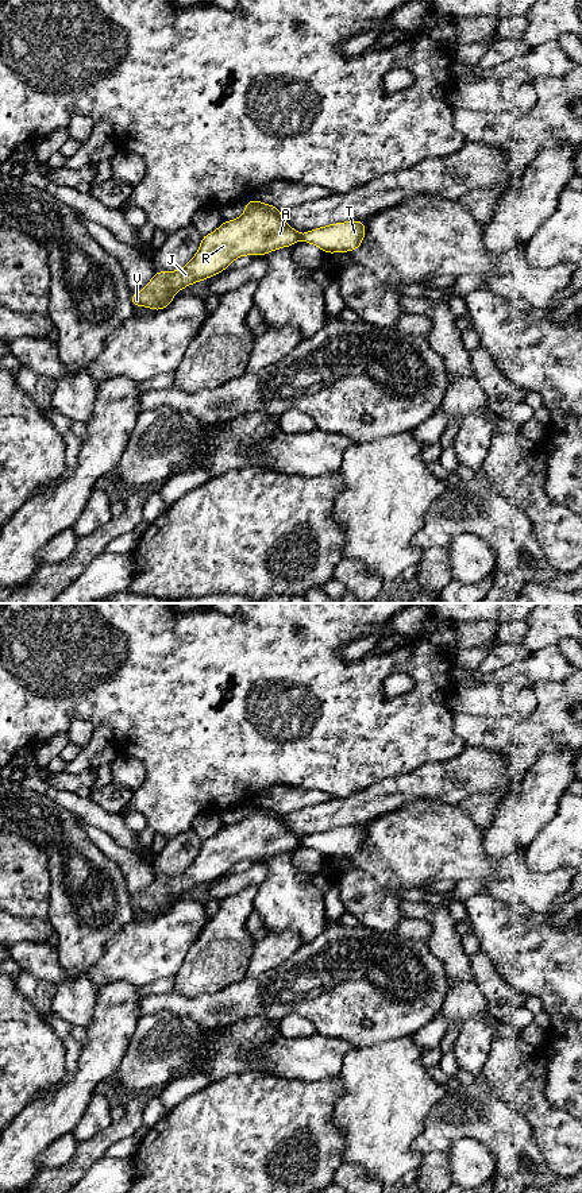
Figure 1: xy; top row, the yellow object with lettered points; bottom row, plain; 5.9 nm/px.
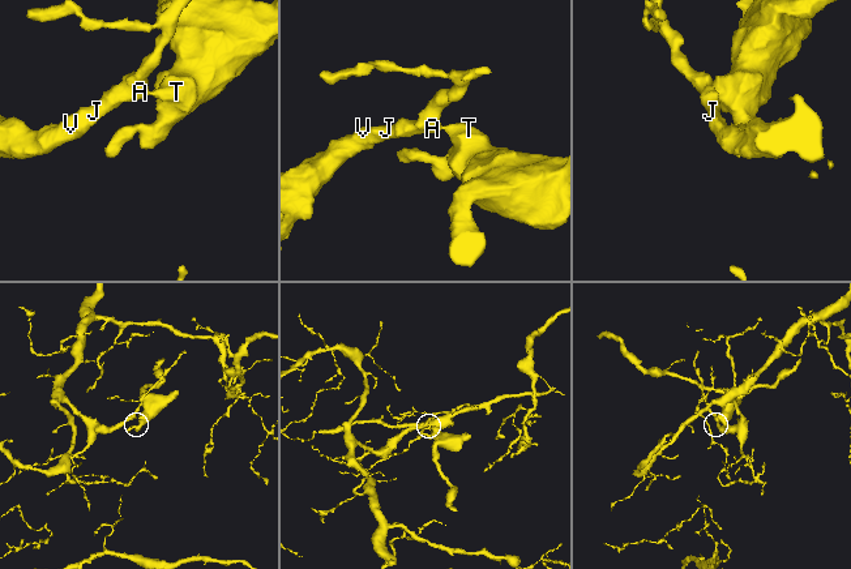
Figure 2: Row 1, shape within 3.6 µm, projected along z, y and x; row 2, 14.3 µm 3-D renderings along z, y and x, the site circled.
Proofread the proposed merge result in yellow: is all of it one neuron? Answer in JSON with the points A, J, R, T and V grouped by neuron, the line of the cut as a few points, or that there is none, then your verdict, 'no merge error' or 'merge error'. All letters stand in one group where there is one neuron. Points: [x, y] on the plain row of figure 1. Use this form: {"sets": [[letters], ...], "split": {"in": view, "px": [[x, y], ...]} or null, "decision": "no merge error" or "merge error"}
{"sets": [["A", "J", "R", "V"], ["T"]], "split": {"in": "xy", "px": [[299, 840], [300, 844]]}, "decision": "merge error"}

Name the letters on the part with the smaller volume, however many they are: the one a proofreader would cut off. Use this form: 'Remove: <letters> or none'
Remove: T

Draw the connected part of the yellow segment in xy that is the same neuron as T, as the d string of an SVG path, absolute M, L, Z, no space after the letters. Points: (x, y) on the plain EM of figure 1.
M362 825L335 827L300 839L300 845L317 850L325 858L348 857L361 852L366 839Z

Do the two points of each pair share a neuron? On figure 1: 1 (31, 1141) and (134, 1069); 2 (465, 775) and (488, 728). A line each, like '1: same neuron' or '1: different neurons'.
1: different neurons
2: different neurons

